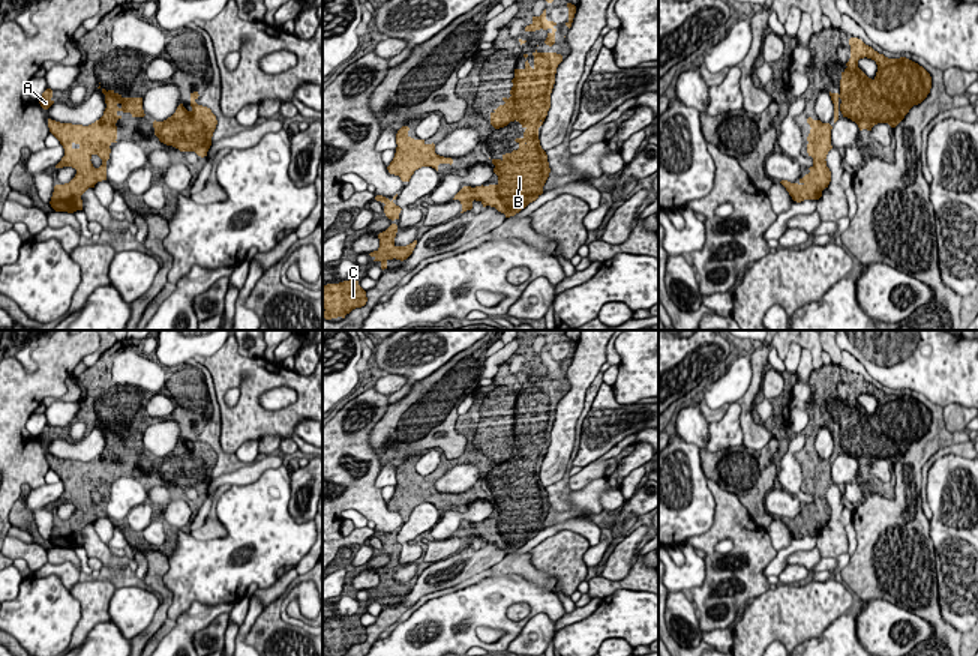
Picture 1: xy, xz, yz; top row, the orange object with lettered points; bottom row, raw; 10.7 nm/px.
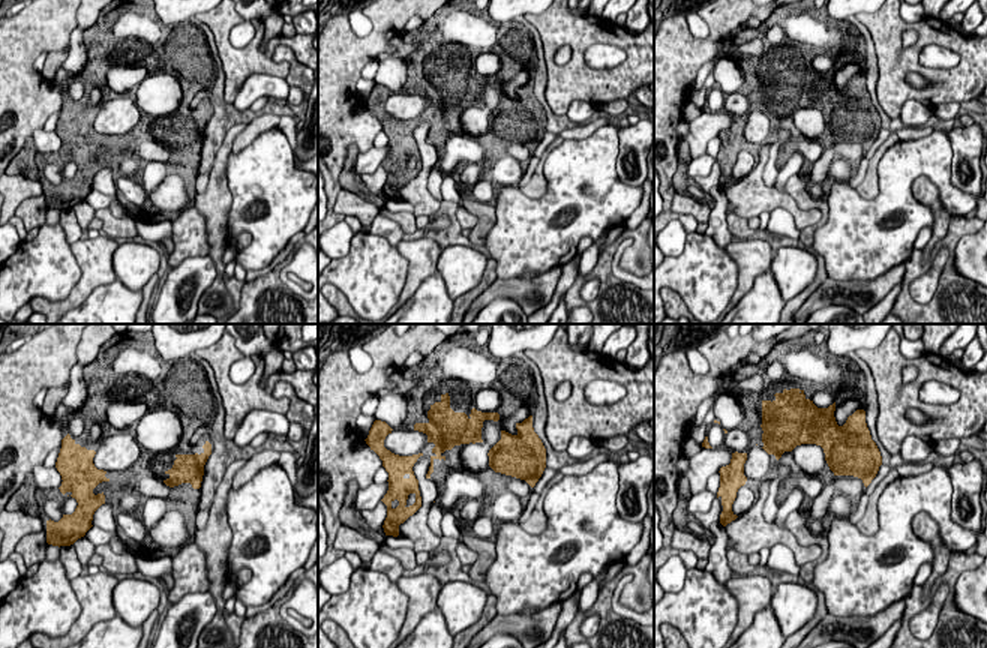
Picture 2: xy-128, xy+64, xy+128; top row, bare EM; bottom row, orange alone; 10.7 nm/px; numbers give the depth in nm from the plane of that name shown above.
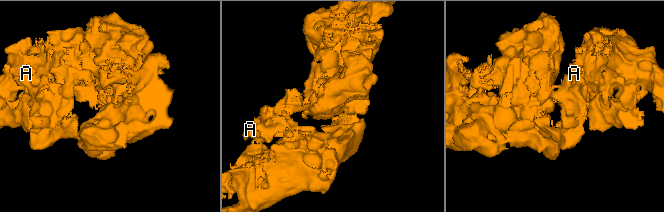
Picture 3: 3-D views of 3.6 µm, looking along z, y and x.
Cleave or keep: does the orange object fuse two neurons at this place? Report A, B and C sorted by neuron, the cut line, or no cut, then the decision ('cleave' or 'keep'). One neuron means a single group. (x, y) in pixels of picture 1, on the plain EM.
A B C; no cut; keep

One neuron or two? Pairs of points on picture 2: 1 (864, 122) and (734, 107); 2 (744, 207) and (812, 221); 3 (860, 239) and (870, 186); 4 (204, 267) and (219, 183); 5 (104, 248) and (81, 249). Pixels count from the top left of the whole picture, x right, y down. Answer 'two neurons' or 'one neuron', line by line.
1: two neurons
2: one neuron
3: two neurons
4: two neurons
5: one neuron

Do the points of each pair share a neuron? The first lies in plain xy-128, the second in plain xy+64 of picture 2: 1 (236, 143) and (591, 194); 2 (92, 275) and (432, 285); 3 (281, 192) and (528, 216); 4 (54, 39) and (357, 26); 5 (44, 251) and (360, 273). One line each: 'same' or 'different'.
1: different
2: different
3: same
4: different
5: same

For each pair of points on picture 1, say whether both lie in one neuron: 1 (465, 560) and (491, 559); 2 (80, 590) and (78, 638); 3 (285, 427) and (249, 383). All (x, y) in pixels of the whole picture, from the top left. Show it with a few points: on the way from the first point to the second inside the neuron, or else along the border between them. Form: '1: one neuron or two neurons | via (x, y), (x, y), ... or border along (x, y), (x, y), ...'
1: one neuron | via (471, 560), (485, 559)
2: one neuron | via (87, 602), (87, 622), (84, 626)
3: one neuron | via (272, 422), (267, 422), (249, 404), (249, 397)

